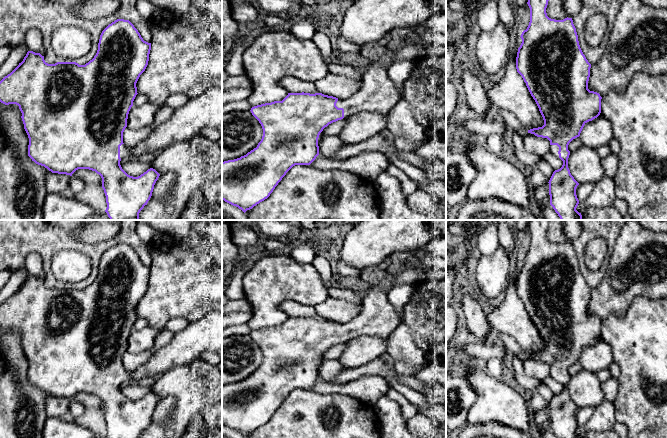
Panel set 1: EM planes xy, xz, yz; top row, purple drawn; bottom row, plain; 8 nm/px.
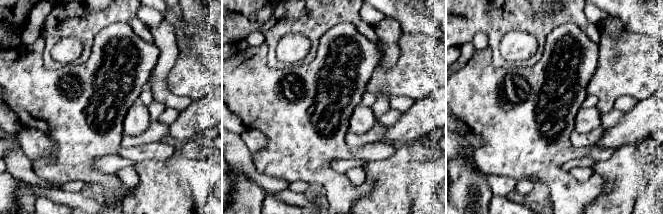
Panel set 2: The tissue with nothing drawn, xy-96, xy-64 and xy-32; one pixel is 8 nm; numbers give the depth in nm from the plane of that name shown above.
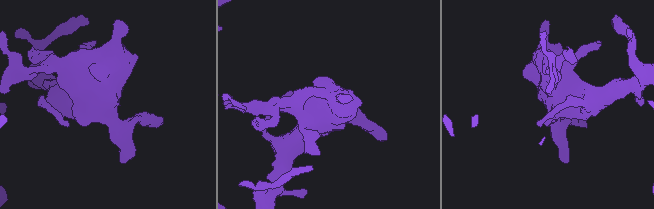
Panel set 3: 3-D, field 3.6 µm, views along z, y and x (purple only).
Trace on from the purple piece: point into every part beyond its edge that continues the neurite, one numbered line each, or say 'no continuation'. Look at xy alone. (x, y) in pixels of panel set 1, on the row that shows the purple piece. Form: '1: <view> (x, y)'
1: xy (125, 151)

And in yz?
1: yz (554, 149)

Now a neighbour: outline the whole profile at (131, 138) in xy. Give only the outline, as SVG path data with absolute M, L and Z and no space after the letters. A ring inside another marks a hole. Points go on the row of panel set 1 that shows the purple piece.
M153 126L145 127L140 130L130 130L125 128L123 132L123 143L127 147L133 147L148 137L151 133Z

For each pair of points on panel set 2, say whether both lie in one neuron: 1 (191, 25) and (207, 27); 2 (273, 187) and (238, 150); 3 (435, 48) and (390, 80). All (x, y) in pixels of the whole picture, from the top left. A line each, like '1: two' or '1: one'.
1: one
2: one
3: one

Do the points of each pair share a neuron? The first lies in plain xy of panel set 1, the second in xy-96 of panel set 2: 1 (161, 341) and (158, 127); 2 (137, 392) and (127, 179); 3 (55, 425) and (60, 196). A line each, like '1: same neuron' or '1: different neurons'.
1: different neurons
2: same neuron
3: different neurons

